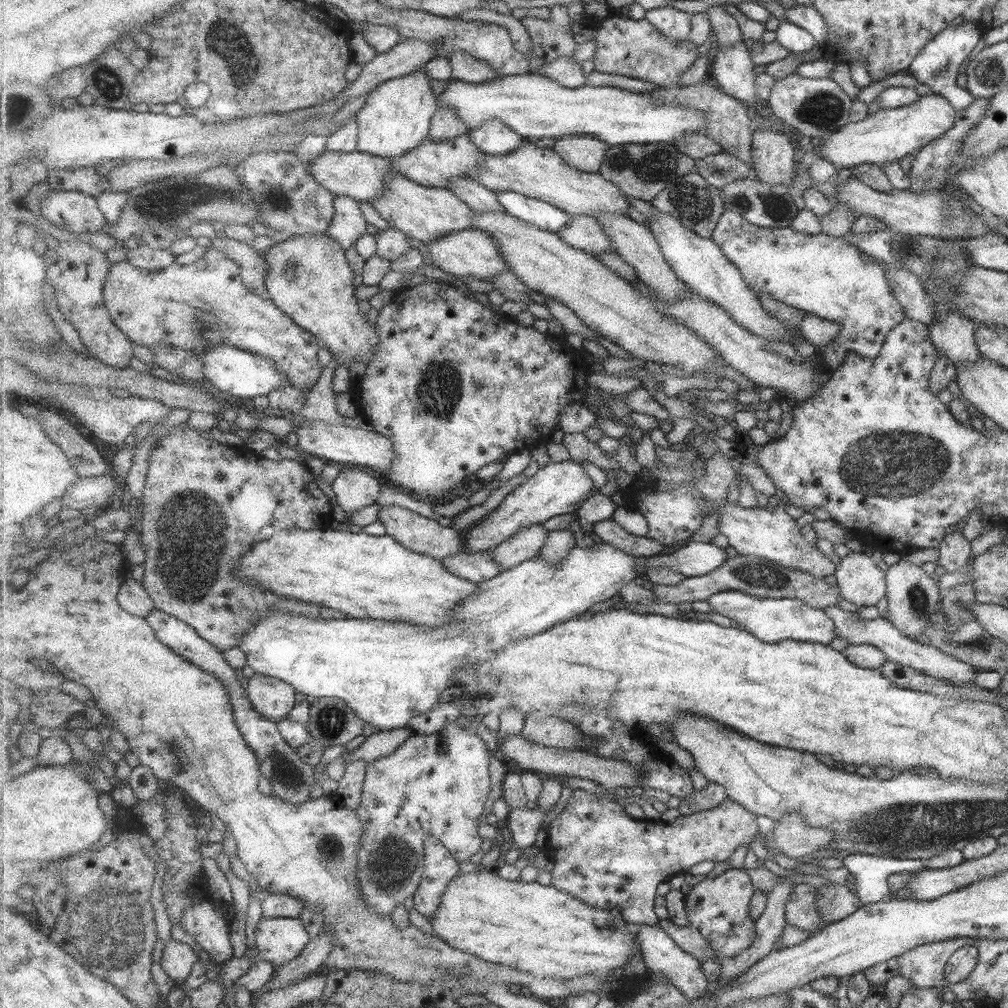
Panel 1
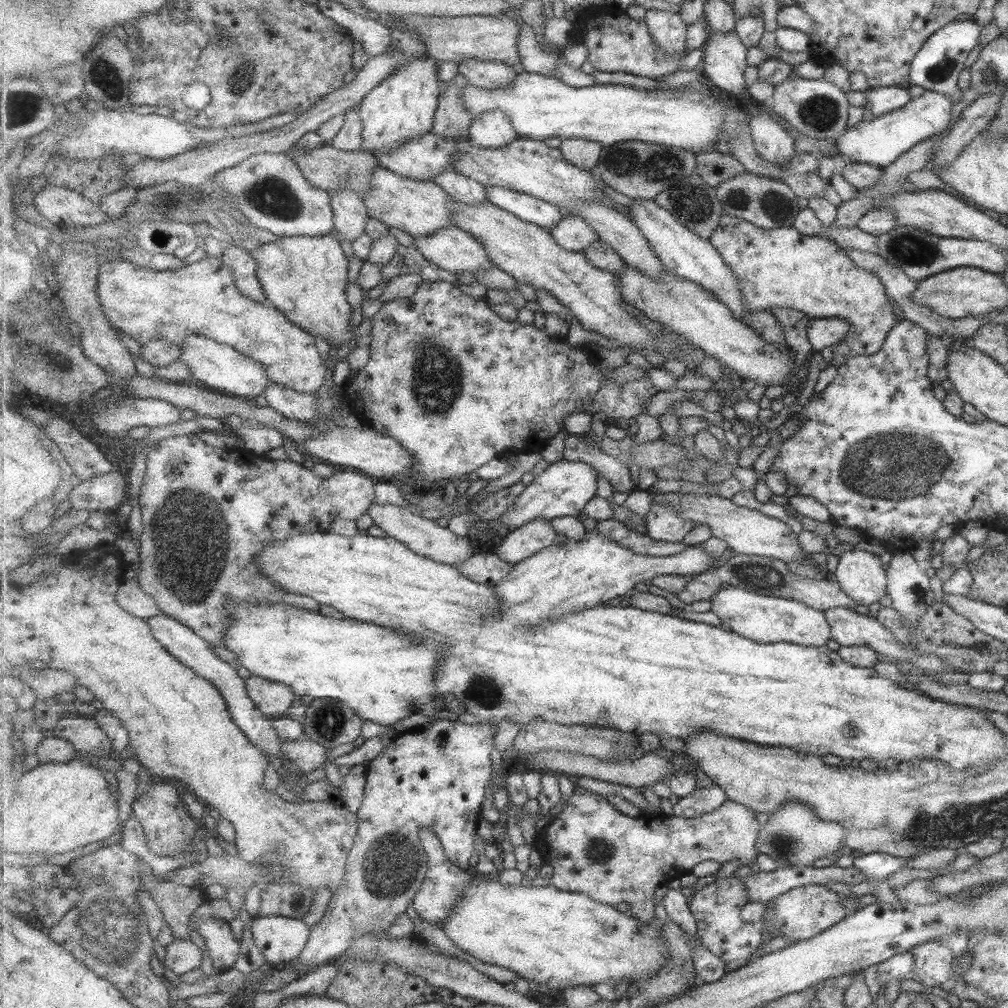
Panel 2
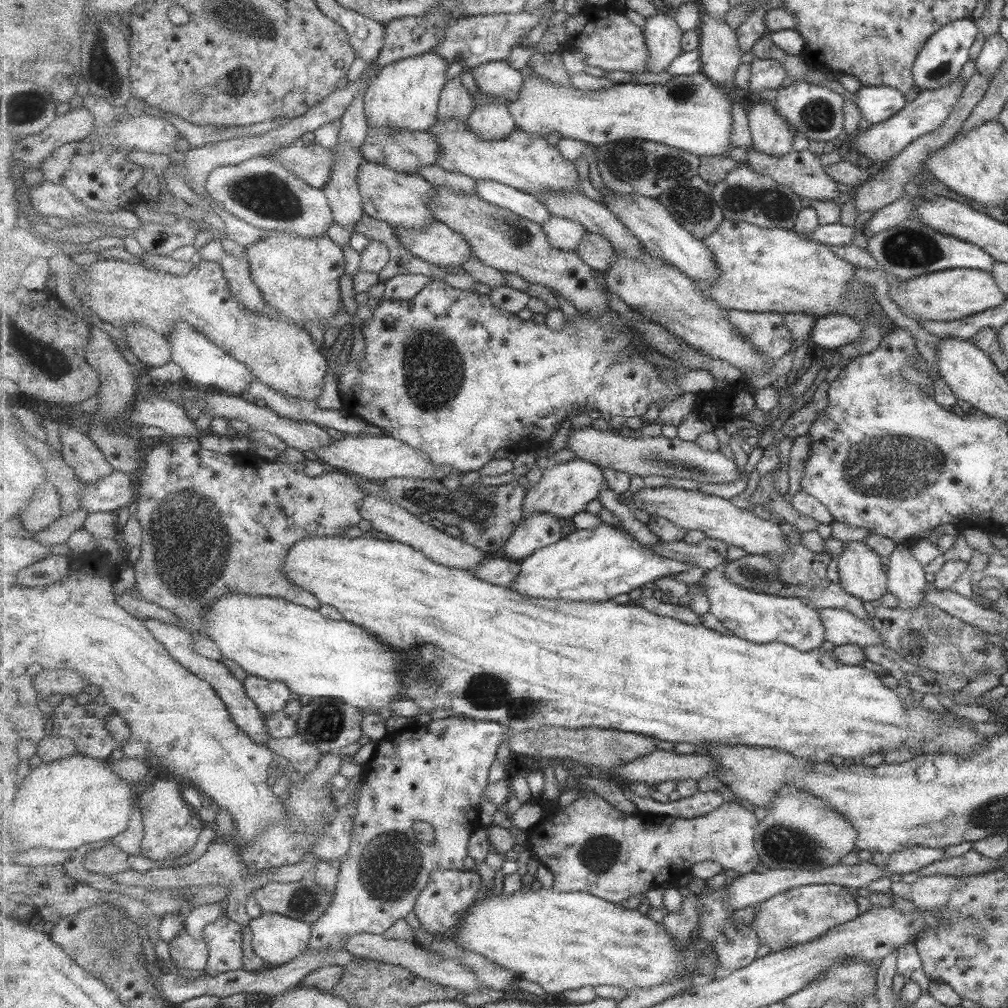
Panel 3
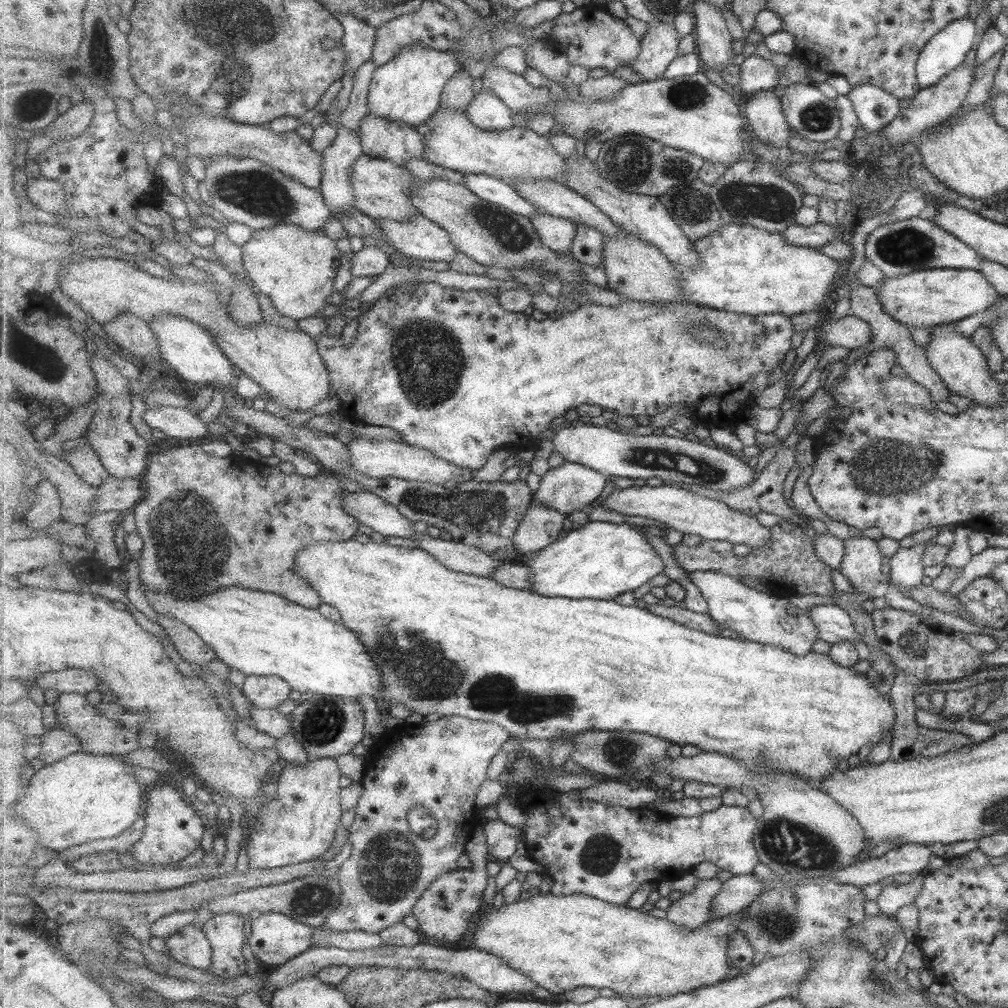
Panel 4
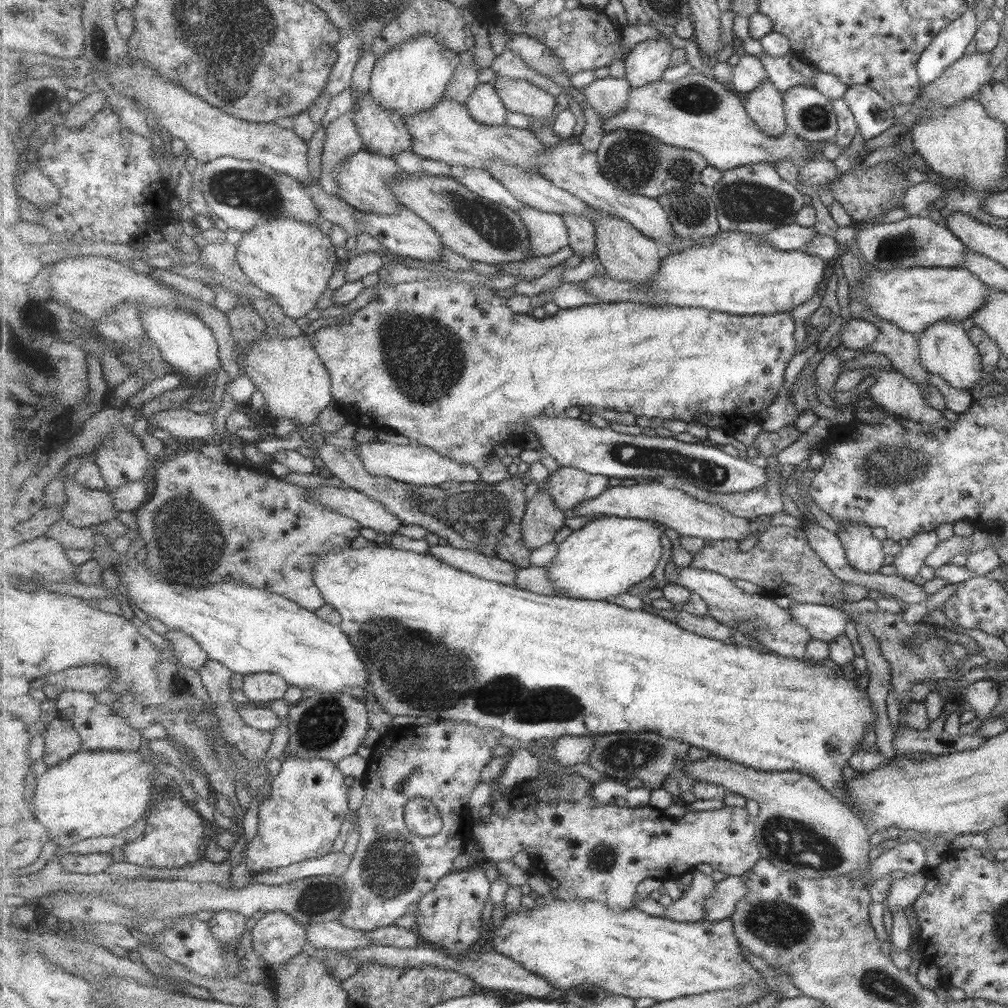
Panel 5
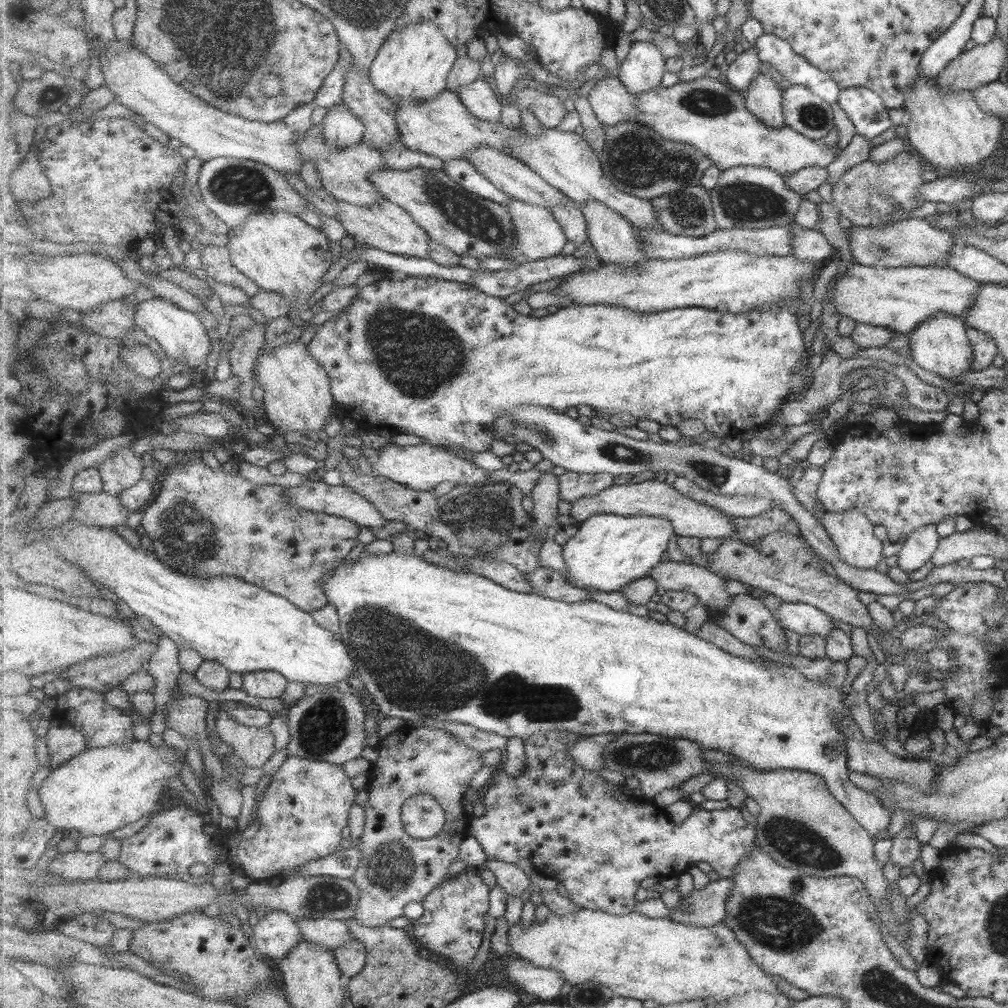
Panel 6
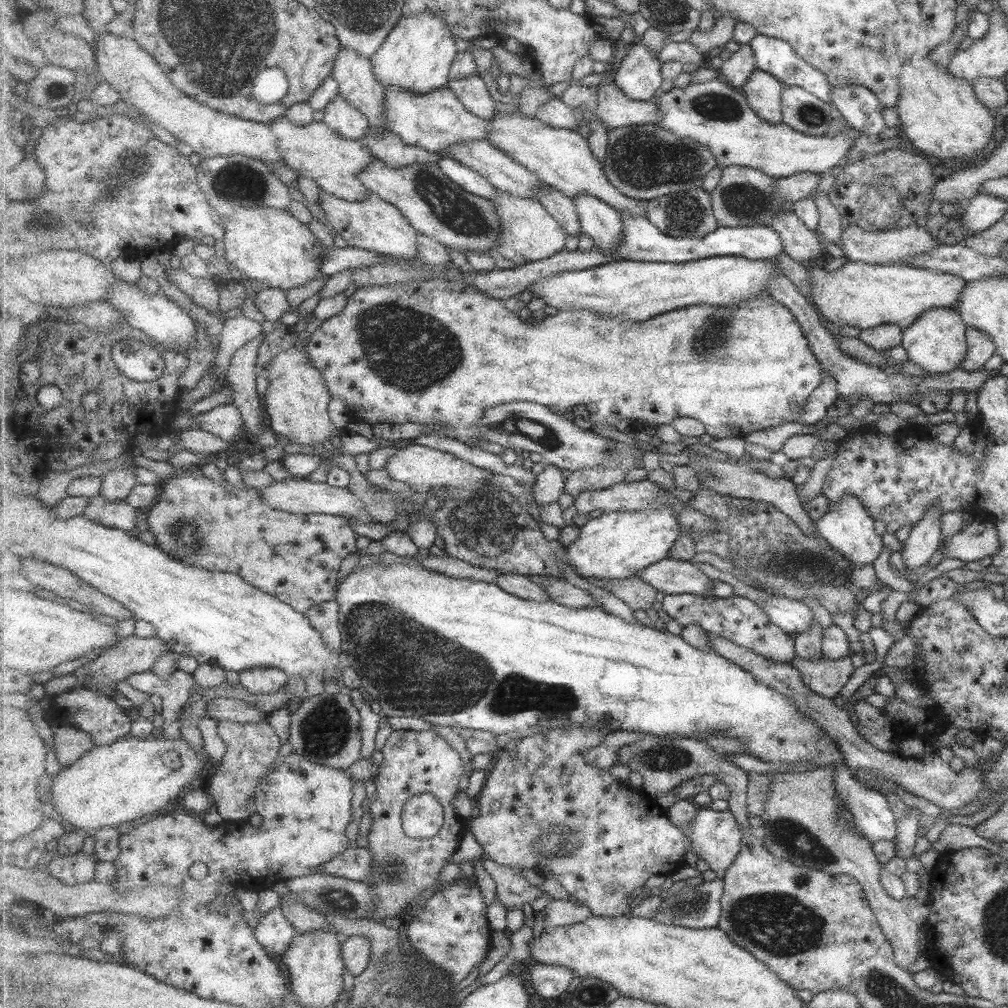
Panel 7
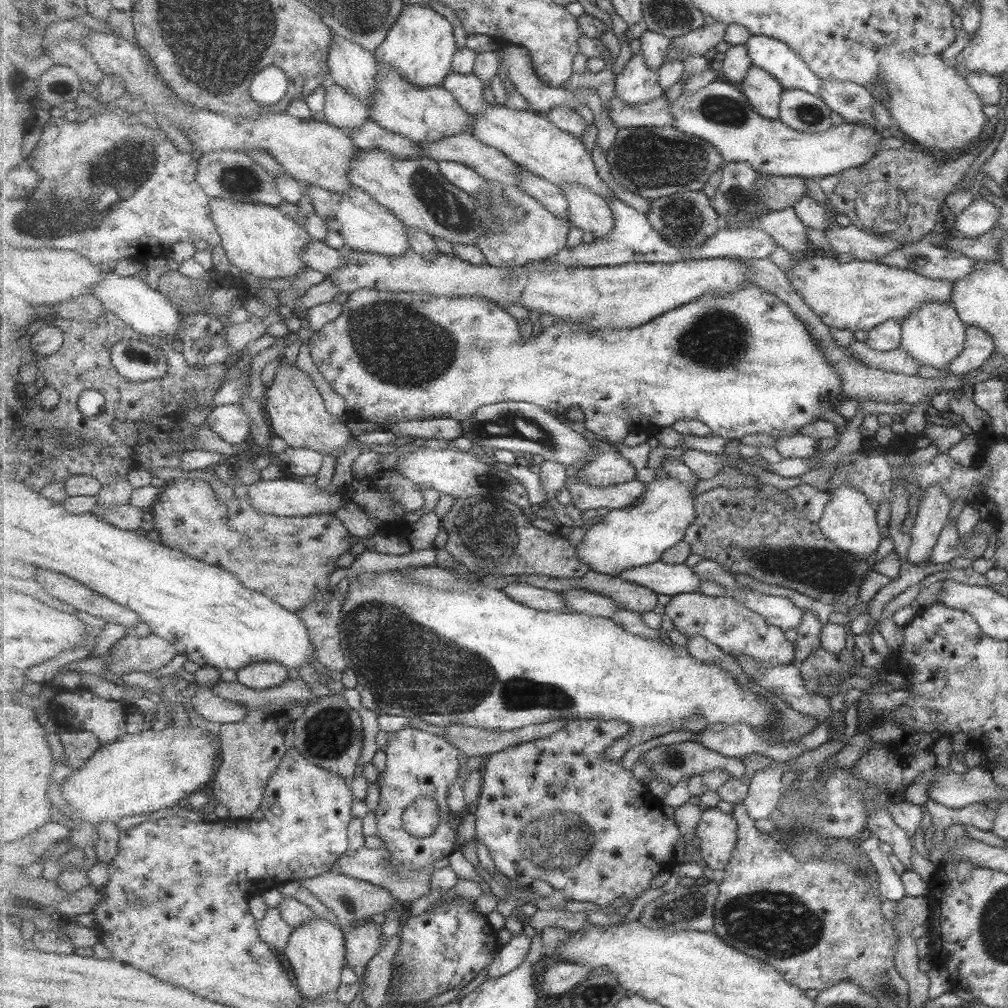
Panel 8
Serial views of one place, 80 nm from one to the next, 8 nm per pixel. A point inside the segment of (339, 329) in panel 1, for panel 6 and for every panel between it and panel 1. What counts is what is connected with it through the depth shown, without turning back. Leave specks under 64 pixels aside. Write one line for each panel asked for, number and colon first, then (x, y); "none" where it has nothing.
2: (306, 278)
3: (299, 277)
4: (295, 268)
5: (292, 260)
6: (280, 252)

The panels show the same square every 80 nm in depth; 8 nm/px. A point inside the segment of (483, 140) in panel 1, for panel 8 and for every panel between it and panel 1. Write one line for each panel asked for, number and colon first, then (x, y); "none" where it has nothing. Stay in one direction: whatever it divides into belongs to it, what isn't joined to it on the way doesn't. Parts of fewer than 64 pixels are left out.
2: (494, 129)
3: (492, 119)
4: (488, 111)
5: (485, 104)
6: (480, 99)
7: (472, 91)
8: (468, 89)

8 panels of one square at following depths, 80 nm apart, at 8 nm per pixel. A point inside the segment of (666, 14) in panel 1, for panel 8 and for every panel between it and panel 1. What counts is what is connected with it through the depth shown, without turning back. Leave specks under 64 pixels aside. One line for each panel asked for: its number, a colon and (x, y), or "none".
2: (668, 29)
3: (663, 36)
4: (660, 47)
5: (646, 63)
6: (644, 68)
7: (639, 76)
8: (637, 84)

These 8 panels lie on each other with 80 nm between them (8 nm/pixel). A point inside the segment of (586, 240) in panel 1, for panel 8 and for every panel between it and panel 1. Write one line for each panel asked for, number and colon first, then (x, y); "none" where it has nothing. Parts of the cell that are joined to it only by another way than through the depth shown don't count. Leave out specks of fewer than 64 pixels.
2: (572, 232)
3: (565, 234)
4: (557, 233)
5: (548, 231)
6: (539, 235)
7: (529, 233)
8: (519, 229)

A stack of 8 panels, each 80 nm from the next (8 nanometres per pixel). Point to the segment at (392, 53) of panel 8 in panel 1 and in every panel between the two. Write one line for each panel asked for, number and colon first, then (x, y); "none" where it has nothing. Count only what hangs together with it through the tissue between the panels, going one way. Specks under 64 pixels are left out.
1: (397, 117)
2: (403, 105)
3: (406, 95)
4: (409, 88)
5: (412, 77)
6: (414, 63)
7: (418, 55)

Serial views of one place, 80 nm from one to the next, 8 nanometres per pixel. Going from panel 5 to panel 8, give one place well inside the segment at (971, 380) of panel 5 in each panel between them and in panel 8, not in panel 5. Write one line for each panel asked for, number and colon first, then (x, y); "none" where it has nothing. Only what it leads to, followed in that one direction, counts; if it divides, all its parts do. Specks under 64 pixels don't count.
6: (939, 345)
7: (935, 341)
8: (932, 333)

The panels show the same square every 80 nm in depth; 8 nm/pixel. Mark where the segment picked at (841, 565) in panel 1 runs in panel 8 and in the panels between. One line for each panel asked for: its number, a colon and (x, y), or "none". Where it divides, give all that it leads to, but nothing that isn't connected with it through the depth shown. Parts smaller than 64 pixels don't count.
2: (859, 574)
3: (859, 570)
4: (861, 564)
5: (862, 552)
6: (851, 533)
7: (847, 526)
8: (848, 519)

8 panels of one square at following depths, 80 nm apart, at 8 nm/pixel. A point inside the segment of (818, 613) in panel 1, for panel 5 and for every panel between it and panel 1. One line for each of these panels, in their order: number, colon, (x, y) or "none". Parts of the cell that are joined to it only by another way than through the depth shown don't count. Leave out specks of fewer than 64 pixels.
2: (767, 619)
3: (759, 617)
4: (755, 615)
5: (773, 627)

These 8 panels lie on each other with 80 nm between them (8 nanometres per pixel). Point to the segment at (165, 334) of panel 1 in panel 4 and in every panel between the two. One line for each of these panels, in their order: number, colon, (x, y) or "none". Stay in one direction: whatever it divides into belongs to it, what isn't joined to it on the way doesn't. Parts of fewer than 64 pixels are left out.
2: (202, 298)
3: (283, 356)
4: (287, 366)

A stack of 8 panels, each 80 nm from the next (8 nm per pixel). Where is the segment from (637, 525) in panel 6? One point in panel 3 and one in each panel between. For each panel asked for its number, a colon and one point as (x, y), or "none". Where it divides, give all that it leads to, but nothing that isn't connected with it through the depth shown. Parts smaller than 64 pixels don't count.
3: (597, 564)
4: (600, 560)
5: (607, 556)

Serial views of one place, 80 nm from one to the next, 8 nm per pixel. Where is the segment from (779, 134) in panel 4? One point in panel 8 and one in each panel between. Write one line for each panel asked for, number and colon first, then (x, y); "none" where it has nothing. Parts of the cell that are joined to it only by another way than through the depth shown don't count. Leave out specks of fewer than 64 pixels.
5: (765, 104)
6: (765, 96)
7: (764, 92)
8: (764, 90)

